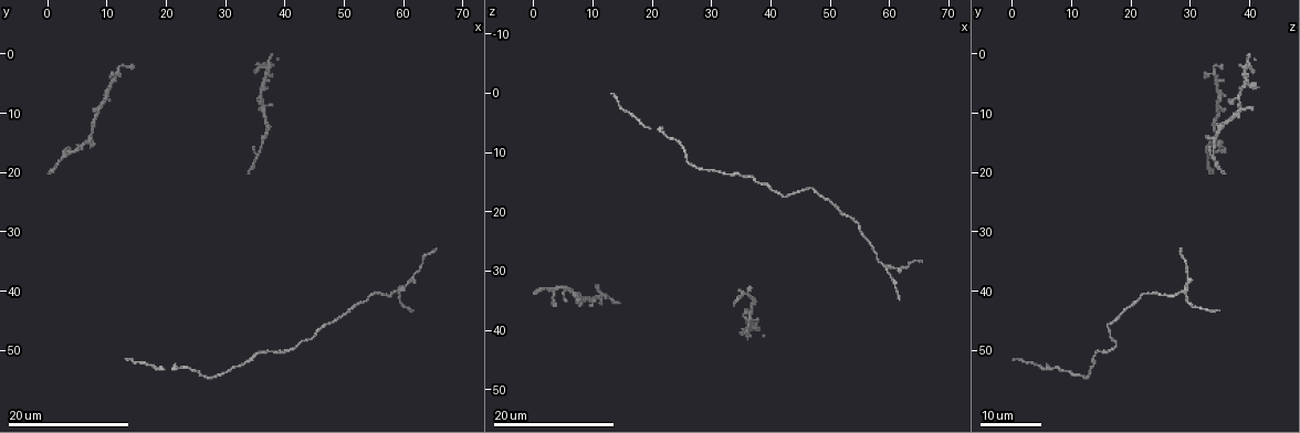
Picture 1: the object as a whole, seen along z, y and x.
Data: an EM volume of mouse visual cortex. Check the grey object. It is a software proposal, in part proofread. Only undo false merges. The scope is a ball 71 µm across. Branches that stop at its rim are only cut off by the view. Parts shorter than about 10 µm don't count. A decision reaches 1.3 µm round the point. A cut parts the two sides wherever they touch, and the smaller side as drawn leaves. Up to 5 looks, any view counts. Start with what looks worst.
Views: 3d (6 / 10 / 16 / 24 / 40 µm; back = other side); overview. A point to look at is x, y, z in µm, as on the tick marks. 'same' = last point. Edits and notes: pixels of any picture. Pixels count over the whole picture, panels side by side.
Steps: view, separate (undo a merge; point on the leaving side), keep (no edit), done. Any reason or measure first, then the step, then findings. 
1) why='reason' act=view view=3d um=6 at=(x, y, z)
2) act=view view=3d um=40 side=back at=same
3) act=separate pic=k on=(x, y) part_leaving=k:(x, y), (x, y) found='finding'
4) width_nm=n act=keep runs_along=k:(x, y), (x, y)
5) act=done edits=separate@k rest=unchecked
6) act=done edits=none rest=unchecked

why='three arms meet' act=view view=3d um=24 at=(58.5, 40.0, 29.0)

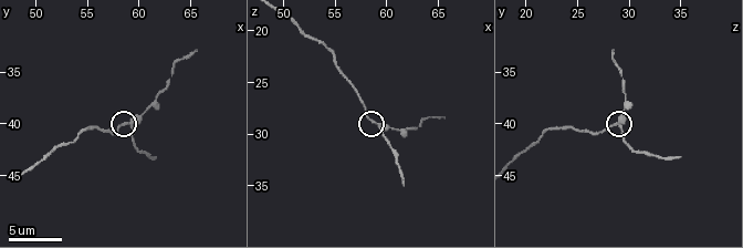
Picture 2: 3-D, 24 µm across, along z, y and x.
act=view view=3d um=6 at=(58.8, 39.8, 28.8)

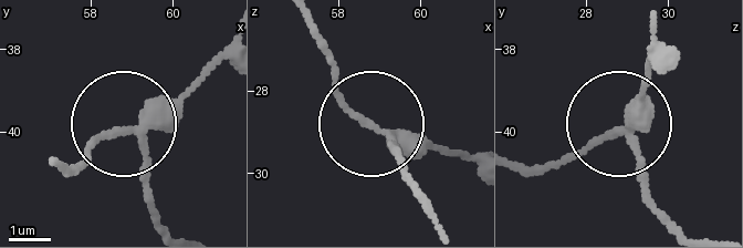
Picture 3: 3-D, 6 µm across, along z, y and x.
width_nm=120 act=keep found='all the same neuron'

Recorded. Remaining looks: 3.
why='thick turns thin' act=view view=3d um=24 at=(36.0, 5.0, 38.5)

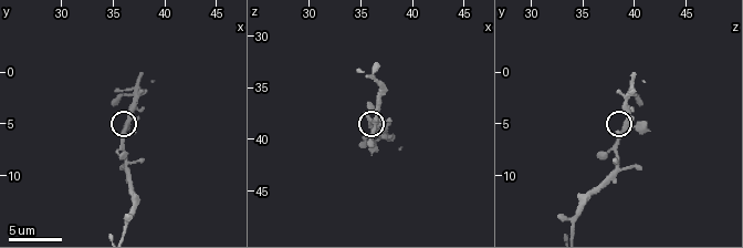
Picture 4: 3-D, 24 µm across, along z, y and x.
why='zoom in' act=view view=3d um=10 at=(36.2, 5.4, 39.0)

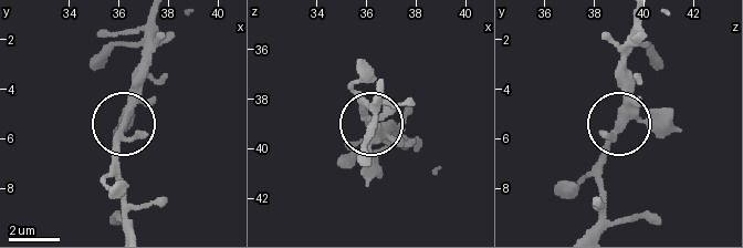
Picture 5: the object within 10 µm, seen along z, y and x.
act=keep runs_along=5:(594, 225), (600, 212), (600, 155), (626, 104), (626, 68) found='all the same neuron'

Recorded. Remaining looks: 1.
act=done edits=none rest=unchecked

